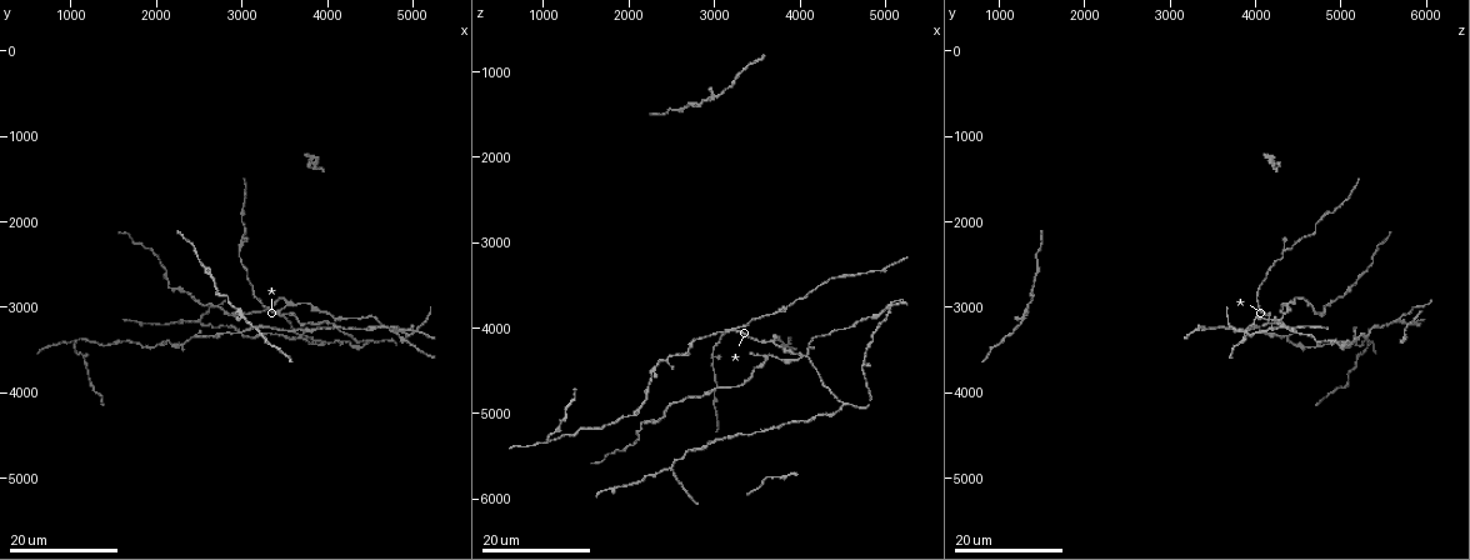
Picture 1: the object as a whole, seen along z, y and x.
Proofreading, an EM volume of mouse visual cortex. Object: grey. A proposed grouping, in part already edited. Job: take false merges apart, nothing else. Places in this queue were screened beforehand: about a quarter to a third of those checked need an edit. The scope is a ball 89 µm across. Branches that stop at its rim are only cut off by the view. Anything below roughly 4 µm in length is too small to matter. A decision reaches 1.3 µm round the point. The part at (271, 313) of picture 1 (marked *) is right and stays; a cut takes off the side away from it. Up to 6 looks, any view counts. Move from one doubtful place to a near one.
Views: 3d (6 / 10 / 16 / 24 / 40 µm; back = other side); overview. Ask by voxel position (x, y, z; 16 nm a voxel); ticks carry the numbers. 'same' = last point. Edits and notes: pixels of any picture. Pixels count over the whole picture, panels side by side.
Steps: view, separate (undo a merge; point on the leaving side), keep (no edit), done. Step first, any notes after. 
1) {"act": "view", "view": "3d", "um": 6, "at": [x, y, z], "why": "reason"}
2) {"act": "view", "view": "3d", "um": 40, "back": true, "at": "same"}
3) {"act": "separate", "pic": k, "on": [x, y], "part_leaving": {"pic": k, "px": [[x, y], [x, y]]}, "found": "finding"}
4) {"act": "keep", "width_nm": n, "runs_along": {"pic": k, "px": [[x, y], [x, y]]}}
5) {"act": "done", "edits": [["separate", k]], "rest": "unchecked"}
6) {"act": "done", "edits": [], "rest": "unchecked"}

{"act": "view", "view": "3d", "um": 24, "at": [2300, 2850, 5100], "why": "sudden change in width"}

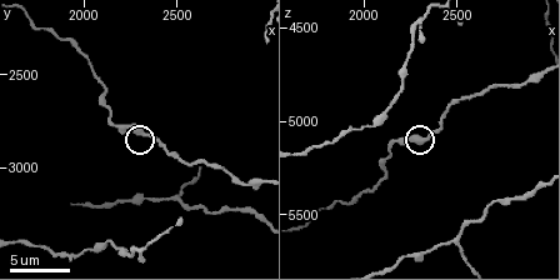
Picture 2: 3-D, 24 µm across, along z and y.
{"act": "view", "view": "3d", "um": 10, "at": [2300, 2800, 5100], "why": "closer look"}

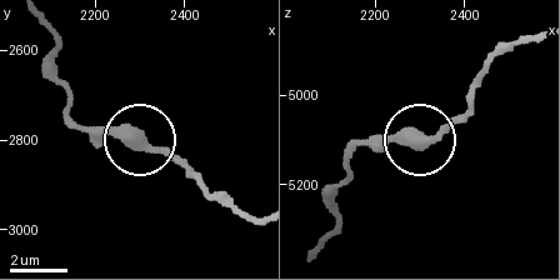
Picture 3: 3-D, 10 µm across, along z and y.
{"act": "view", "view": "3d", "um": 6, "at": [2305, 2820, 5105]}

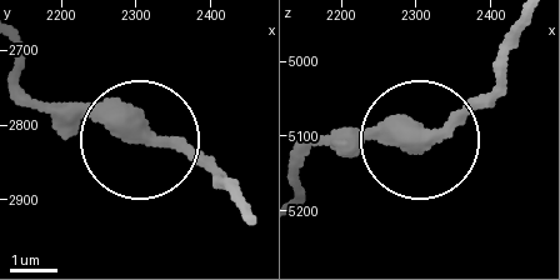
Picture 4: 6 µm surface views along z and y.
{"act": "keep", "width_nm": 380, "runs_along": {"pic": 4, "px": [[248, 210], [180, 150], [25, 106]]}, "found": "continuous, no second neuron"}

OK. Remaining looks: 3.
{"act": "view", "view": "3d", "um": 16, "at": [3650, 3100, 4150], "why": "thick turns thin"}

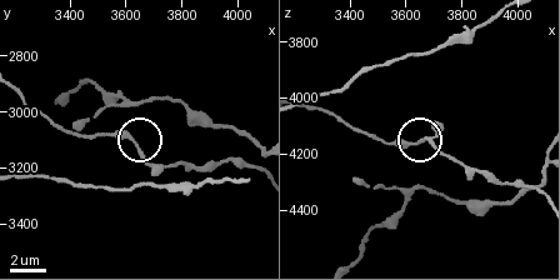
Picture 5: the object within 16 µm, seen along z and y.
{"act": "view", "view": "3d", "um": 6, "at": [3650, 3140, 4160]}

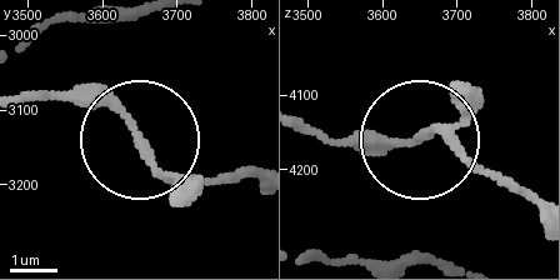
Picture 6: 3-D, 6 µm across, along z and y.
{"act": "keep", "runs_along": {"pic": 6, "px": [[24, 95], [96, 99], [168, 174], [224, 179]]}, "found": "all the same neuron"}

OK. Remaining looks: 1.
{"act": "done", "edits": [], "rest": "unchecked"}

